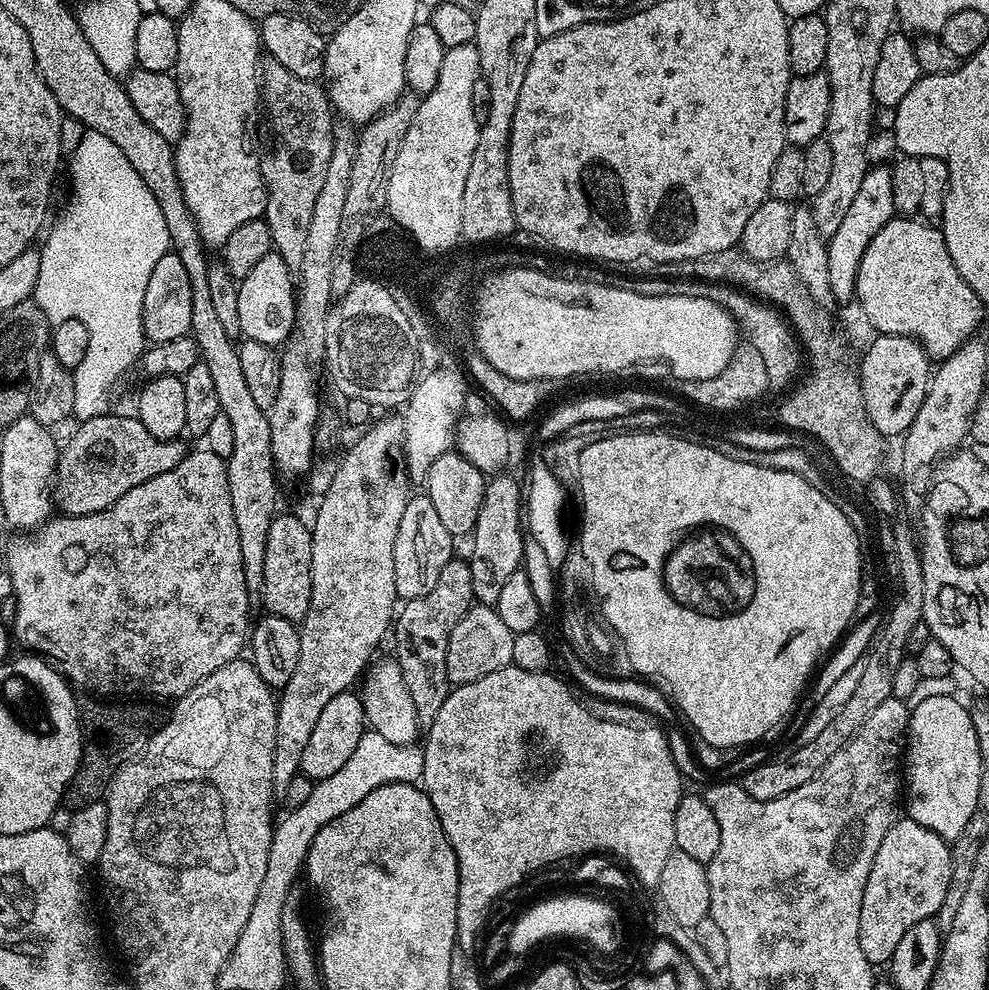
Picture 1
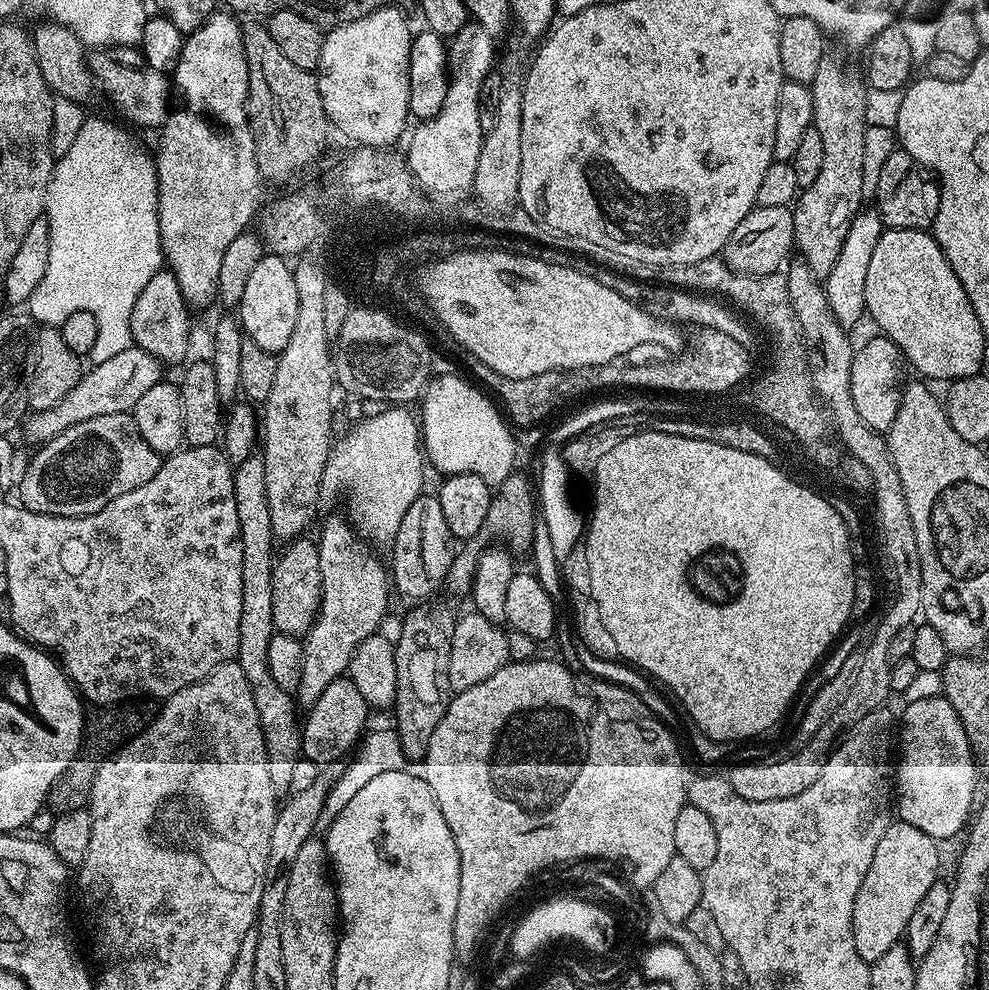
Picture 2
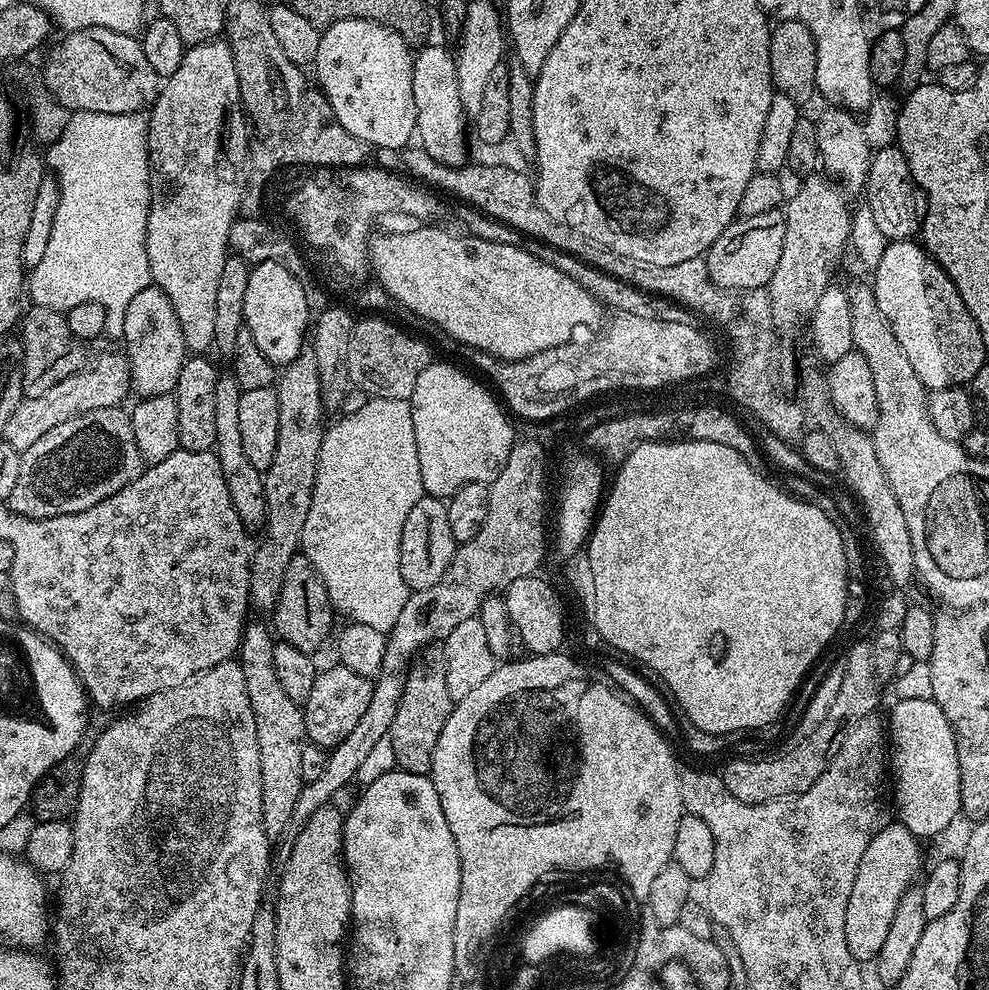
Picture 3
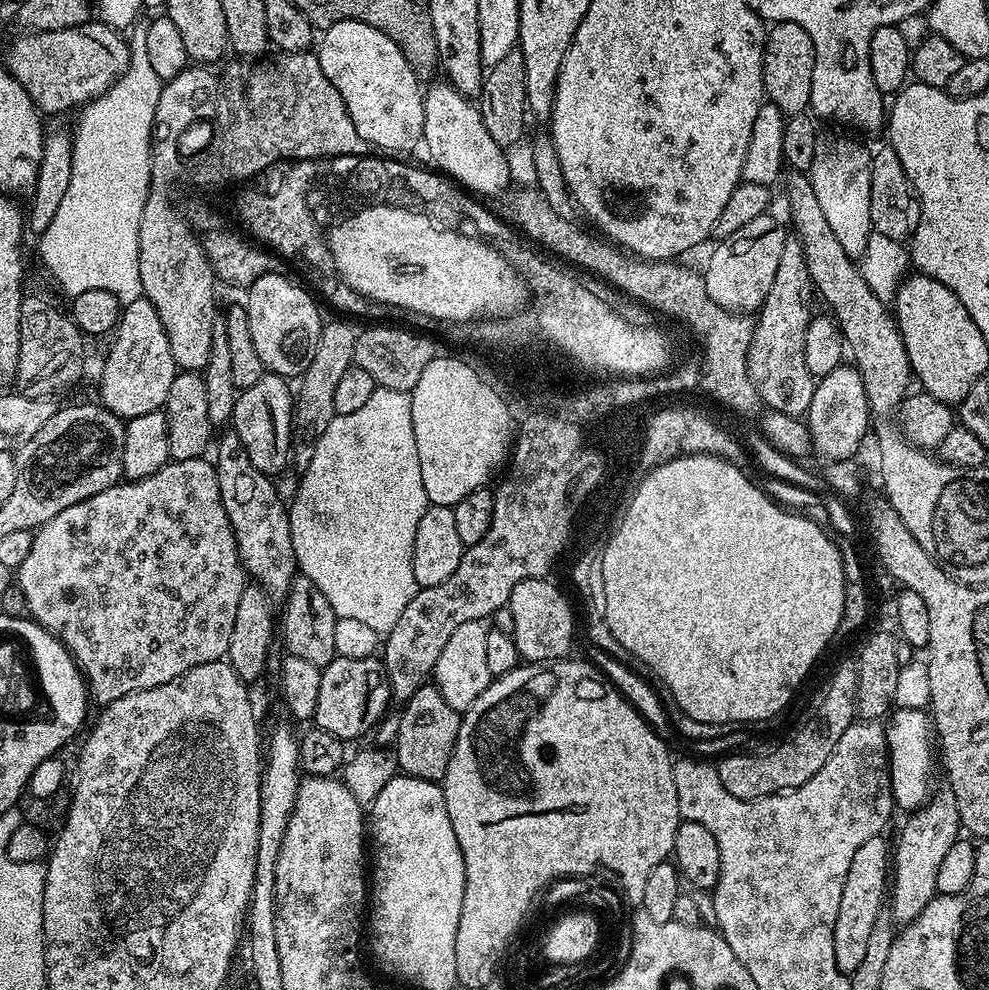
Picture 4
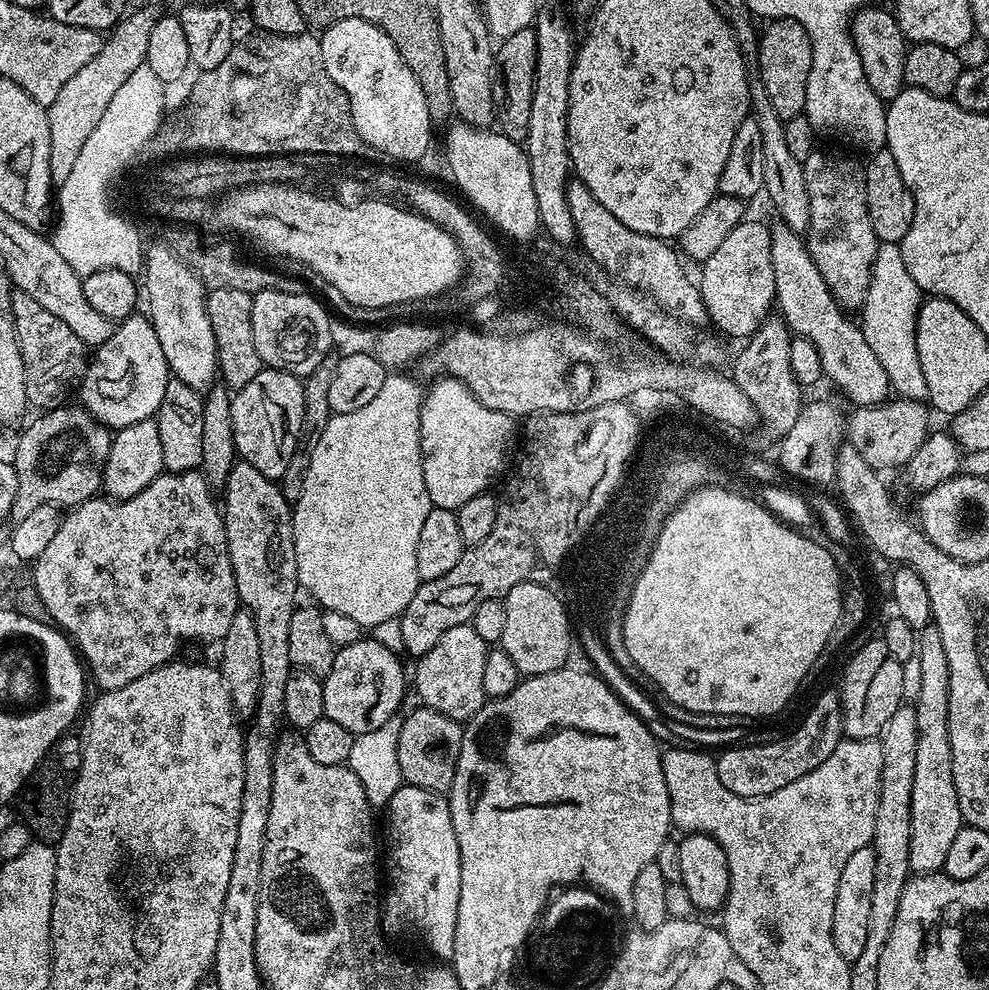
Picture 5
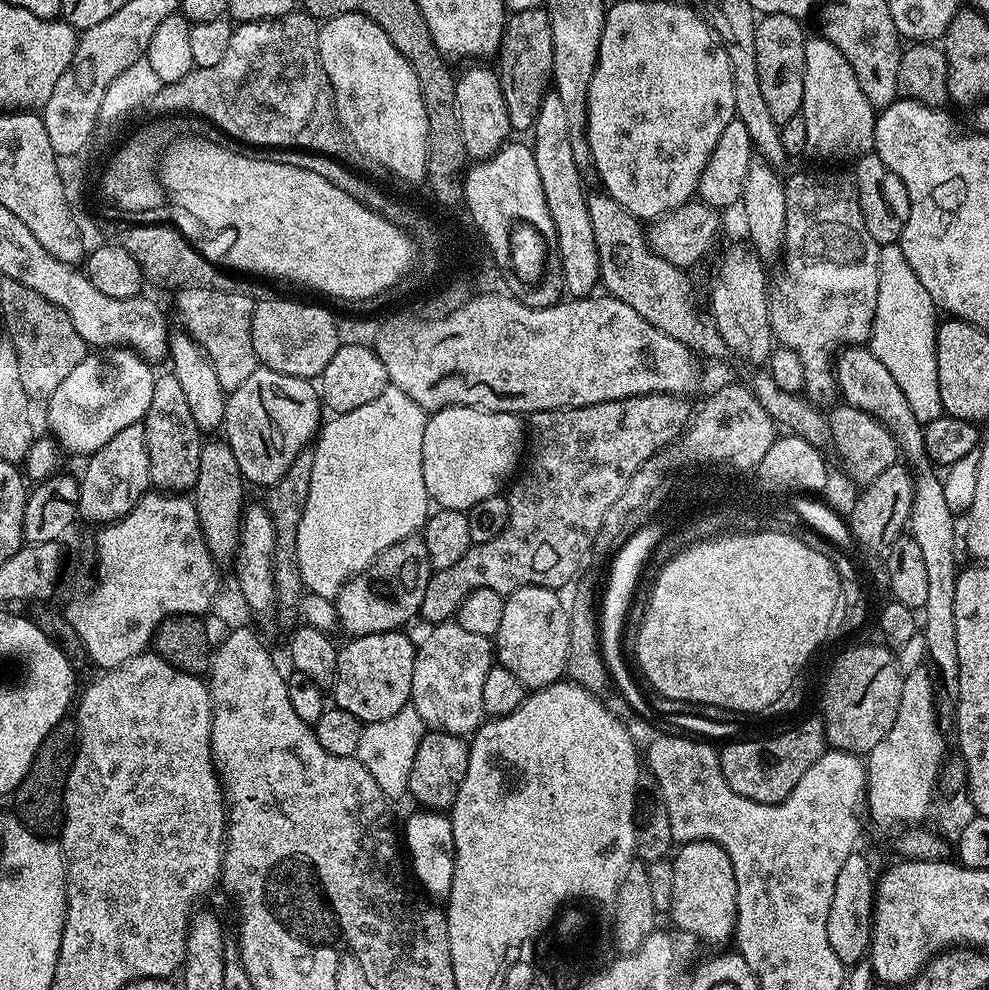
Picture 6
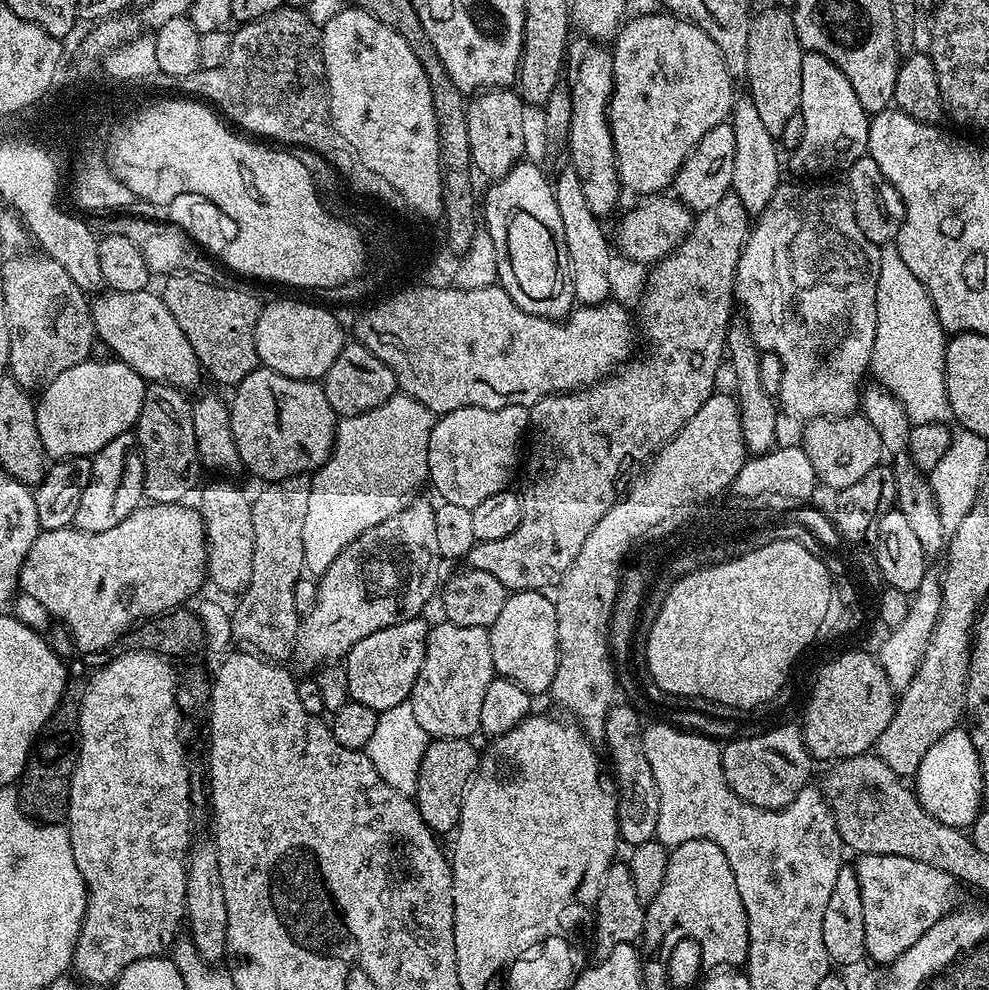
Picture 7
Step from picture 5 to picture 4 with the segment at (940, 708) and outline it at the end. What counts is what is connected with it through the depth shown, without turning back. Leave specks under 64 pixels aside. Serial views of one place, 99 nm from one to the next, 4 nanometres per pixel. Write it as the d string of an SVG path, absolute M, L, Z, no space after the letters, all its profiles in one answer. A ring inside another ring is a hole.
M947 786L941 787L941 792L933 791L926 803L905 820L908 821L901 826L896 844L894 840L894 855L890 860L890 911L893 921L900 926L918 918L937 895L938 869L950 846L962 836L958 806Z

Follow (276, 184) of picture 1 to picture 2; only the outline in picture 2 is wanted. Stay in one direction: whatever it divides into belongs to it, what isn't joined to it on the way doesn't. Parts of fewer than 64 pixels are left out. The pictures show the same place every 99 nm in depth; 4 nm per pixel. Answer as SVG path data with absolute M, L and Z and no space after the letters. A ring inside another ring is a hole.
M260 22L249 23L244 28L244 53L248 67L248 125L254 134L254 158L258 162L258 170L265 181L273 180L276 184L284 184L291 176L308 168L324 152L328 144L330 125L328 115L322 106L322 94L318 90L318 82L312 72L302 70L282 54L278 42L270 38L267 27Z

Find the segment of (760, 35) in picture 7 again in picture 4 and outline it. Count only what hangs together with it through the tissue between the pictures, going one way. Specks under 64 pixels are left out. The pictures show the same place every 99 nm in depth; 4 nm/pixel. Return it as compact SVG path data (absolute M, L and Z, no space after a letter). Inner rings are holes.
M778 20L767 29L764 38L764 95L785 117L809 111L815 61L814 42L810 42L810 34L806 34L798 22Z

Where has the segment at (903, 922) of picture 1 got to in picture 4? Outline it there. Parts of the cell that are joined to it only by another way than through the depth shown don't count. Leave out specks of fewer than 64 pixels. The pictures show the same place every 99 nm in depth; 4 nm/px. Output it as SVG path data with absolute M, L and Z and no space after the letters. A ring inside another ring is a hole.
M883 835L870 838L870 842L855 852L850 871L846 874L846 886L842 886L838 922L834 922L834 962L838 962L838 970L849 974L858 970L866 954L874 922L878 922L878 914L886 908L886 893L890 888L890 844L884 839Z

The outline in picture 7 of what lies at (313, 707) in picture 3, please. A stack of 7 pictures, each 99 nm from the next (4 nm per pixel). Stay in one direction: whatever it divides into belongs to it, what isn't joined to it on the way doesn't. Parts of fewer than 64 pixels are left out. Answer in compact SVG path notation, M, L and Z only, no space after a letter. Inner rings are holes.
M424 618L397 622L394 626L374 630L374 634L355 644L348 651L344 664L349 697L362 702L362 706L370 706L377 714L409 699L418 670L422 670L426 658L429 627L429 621Z

